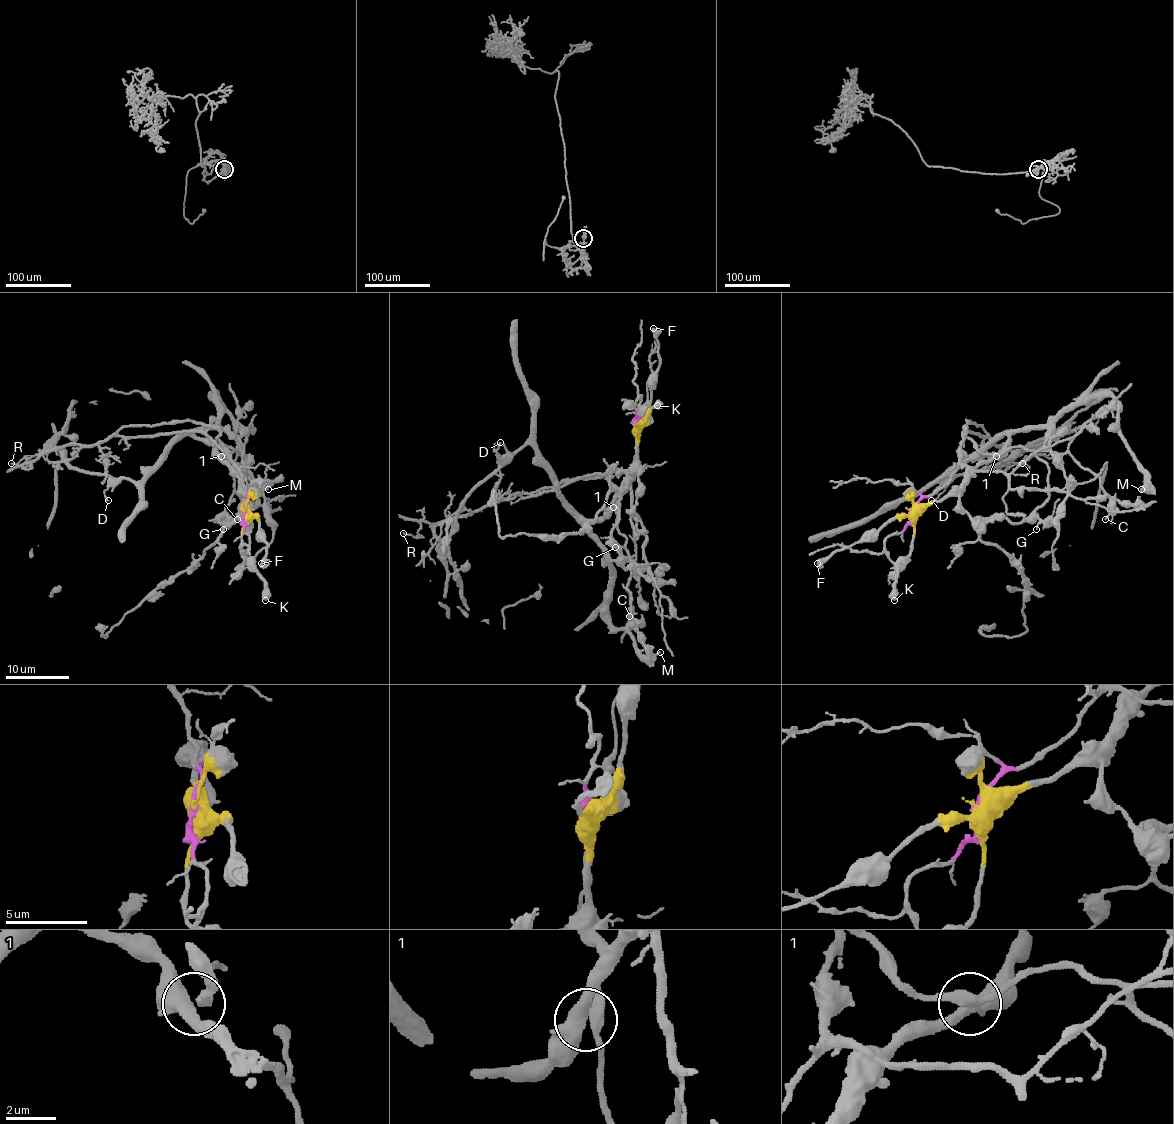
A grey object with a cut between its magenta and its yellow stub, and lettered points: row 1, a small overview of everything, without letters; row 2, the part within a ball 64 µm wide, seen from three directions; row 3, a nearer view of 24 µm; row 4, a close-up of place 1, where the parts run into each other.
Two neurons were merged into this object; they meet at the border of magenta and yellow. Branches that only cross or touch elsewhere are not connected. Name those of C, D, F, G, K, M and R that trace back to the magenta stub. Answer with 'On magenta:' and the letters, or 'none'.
On magenta: C, G, R

